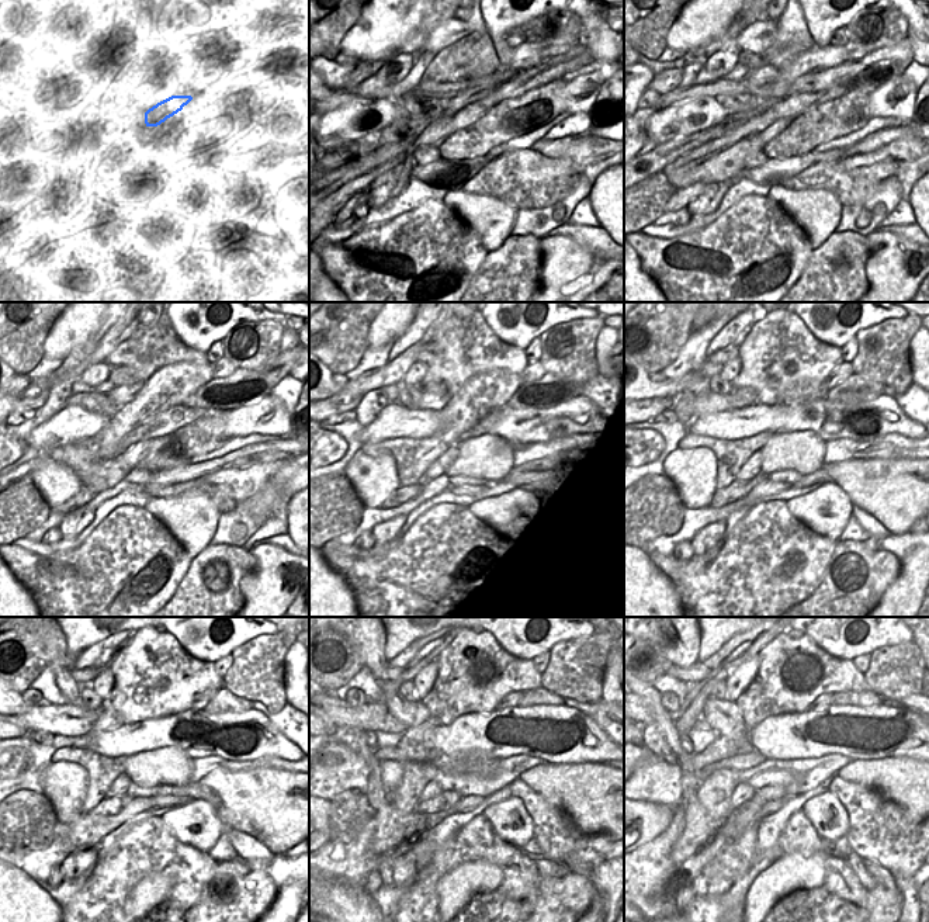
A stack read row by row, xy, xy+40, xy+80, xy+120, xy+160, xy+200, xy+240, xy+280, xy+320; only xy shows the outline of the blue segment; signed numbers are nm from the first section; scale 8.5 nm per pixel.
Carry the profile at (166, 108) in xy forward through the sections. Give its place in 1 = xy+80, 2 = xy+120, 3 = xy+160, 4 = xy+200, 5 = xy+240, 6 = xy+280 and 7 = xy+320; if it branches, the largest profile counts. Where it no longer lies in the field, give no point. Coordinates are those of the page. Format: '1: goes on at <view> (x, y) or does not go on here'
1: goes on at xy+80 (773, 127)
2: goes on at xy+120 (132, 456)
3: goes on at xy+160 (439, 467)
4: goes on at xy+200 (754, 465)
5: goes on at xy+240 (120, 786)
6: goes on at xy+280 (432, 789)
7: goes on at xy+320 (742, 793)

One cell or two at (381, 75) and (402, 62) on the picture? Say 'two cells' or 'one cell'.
one cell

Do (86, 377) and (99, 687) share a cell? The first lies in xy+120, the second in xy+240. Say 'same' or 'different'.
same

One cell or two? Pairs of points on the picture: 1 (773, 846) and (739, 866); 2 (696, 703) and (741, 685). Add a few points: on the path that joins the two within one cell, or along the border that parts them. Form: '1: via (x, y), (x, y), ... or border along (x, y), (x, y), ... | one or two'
1: border along (761, 818), (756, 825), (756, 843) | two
2: border along (749, 658), (725, 680) | two

